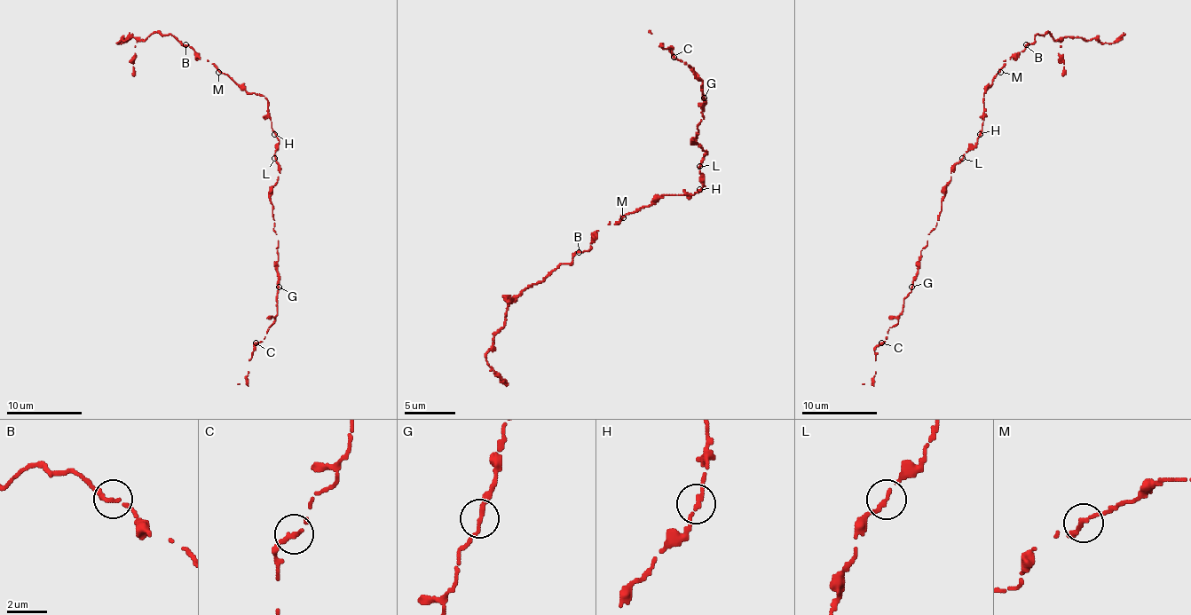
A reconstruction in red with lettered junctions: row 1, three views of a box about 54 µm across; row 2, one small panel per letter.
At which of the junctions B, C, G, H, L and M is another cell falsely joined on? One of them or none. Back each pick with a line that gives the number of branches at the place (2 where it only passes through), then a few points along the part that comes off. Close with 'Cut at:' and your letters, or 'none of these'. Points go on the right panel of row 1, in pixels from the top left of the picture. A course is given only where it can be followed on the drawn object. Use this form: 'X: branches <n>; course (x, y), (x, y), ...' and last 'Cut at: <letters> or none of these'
Cut at: none of these

